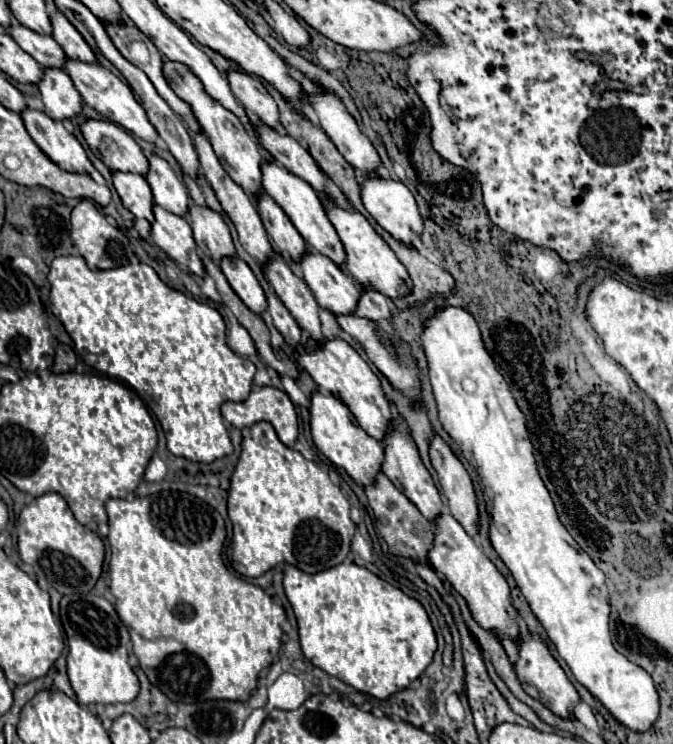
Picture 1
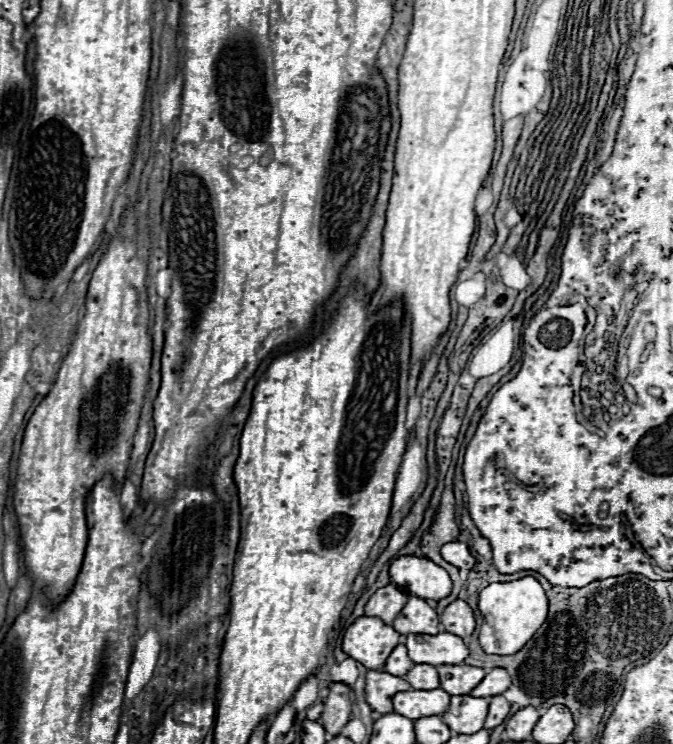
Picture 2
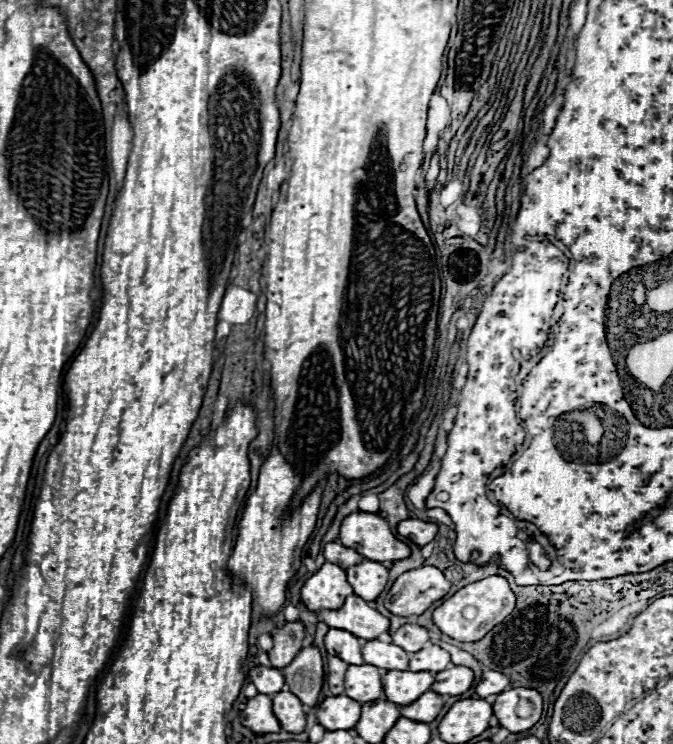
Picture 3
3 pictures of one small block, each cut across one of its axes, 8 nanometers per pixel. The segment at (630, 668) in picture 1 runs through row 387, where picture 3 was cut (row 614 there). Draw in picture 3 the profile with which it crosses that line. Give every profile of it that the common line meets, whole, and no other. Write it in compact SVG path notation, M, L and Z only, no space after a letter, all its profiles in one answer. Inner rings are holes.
M488 576L484 580L466 584L452 598L444 600L432 612L432 620L446 636L450 636L454 640L460 640L460 642L476 642L476 640L484 638L486 632L490 632L496 624L500 624L512 612L514 604L516 604L516 596L510 590L506 578Z

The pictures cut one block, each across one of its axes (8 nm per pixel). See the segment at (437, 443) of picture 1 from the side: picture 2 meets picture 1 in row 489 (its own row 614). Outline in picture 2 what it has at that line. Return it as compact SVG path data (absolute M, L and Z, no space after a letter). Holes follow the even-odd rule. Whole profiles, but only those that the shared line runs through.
M464 600L450 602L444 608L440 622L444 624L446 632L452 632L460 638L466 638L474 632L474 614L472 614L472 608Z

